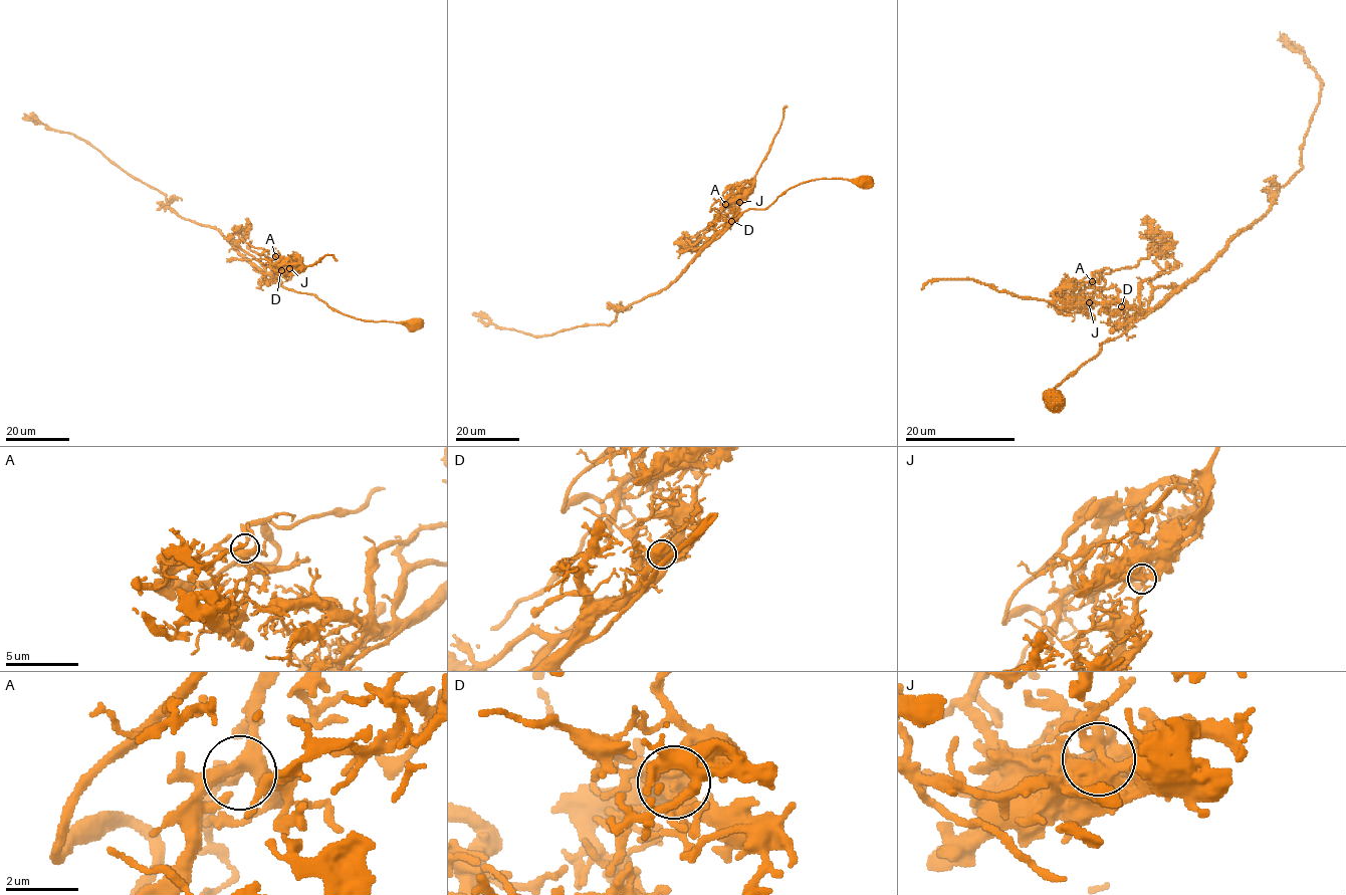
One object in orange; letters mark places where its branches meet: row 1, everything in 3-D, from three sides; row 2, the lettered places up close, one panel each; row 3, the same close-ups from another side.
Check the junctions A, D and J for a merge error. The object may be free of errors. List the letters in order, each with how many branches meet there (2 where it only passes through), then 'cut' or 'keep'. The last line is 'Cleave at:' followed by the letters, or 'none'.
A: branches 4; keep
D: branches 6; keep
J: branches 6; cut
Cleave at: J

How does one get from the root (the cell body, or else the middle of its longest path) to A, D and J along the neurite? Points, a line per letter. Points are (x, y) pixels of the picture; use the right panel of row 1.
A: (1053, 400), (1059, 383), (1129, 326), (1118, 303), (1084, 308), (1081, 293), (1065, 295), (1092, 281)
D: (1053, 400), (1053, 407), (1048, 394), (1059, 383), (1091, 360), (1102, 344), (1129, 326), (1131, 317), (1121, 306)
J: (1053, 400), (1053, 407), (1048, 394), (1059, 383), (1129, 326), (1118, 303), (1088, 303)

